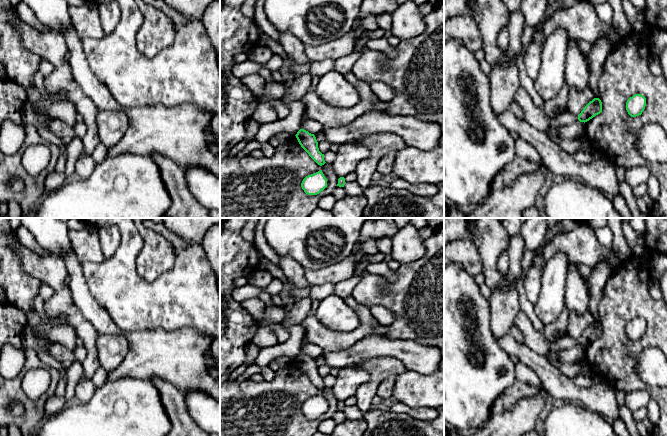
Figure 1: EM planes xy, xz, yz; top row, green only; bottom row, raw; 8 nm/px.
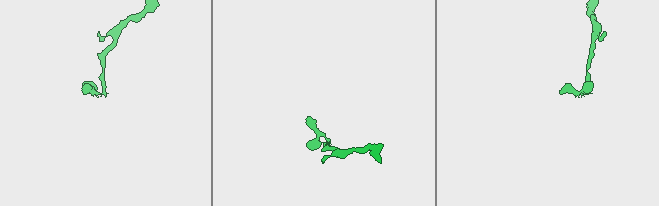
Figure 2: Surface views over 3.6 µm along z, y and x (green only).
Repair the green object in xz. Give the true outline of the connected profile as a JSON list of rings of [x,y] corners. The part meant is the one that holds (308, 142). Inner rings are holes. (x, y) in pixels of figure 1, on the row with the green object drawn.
[[[300,129],[295,136],[301,147],[318,165],[322,166],[326,163],[324,154],[319,151],[318,142],[314,134],[311,134],[304,129]]]

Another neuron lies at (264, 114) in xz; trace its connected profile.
[[[261,103],[256,108],[252,118],[262,125],[276,122],[278,115],[271,104]]]

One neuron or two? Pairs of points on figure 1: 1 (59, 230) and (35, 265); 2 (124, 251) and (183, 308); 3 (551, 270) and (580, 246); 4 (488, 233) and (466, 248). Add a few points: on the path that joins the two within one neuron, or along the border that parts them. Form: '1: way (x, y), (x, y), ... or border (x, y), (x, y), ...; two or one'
1: border (48, 255), (54, 255), (62, 260); two
2: way (124, 271), (156, 303), (163, 303); one
3: border (569, 261), (562, 252), (557, 252), (545, 266); two
4: border (470, 239), (479, 253), (482, 265); two

